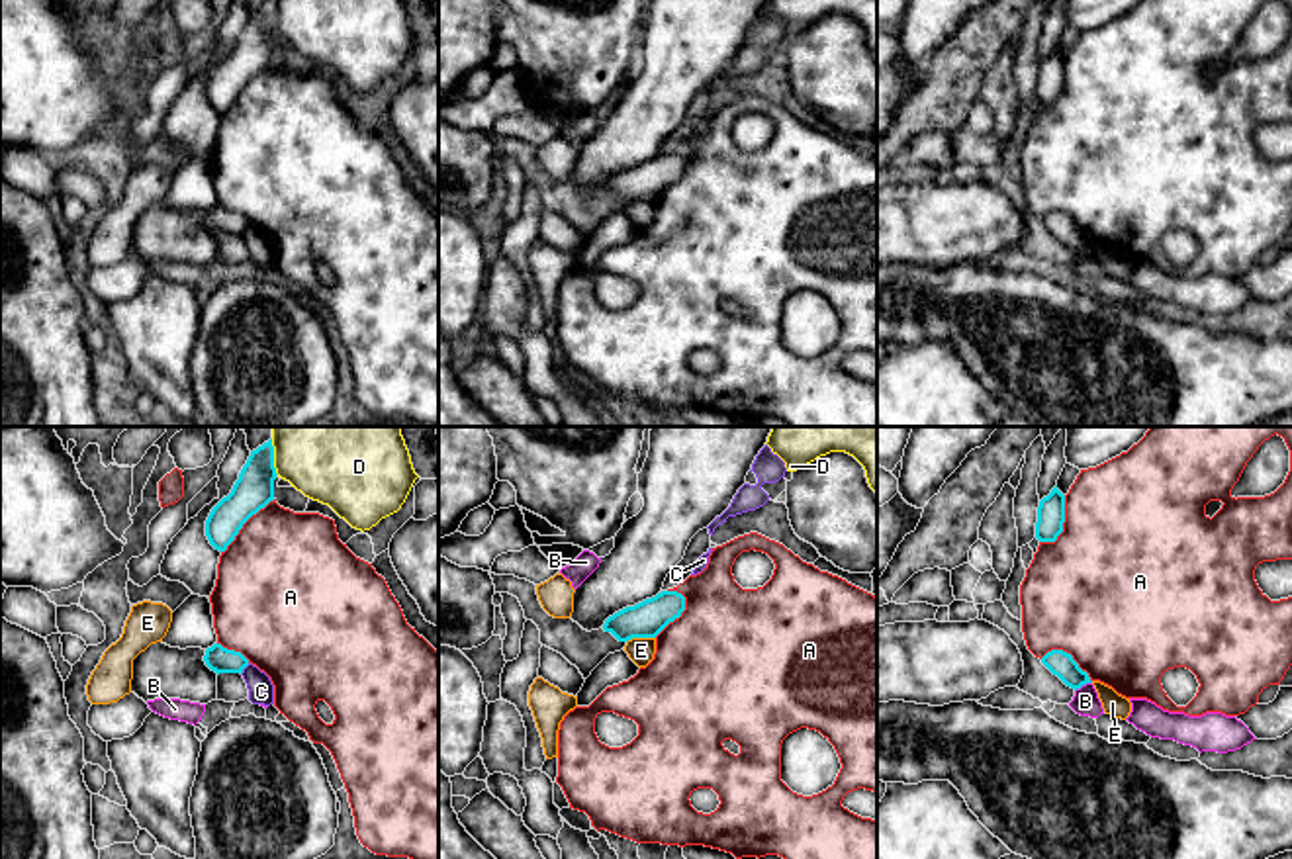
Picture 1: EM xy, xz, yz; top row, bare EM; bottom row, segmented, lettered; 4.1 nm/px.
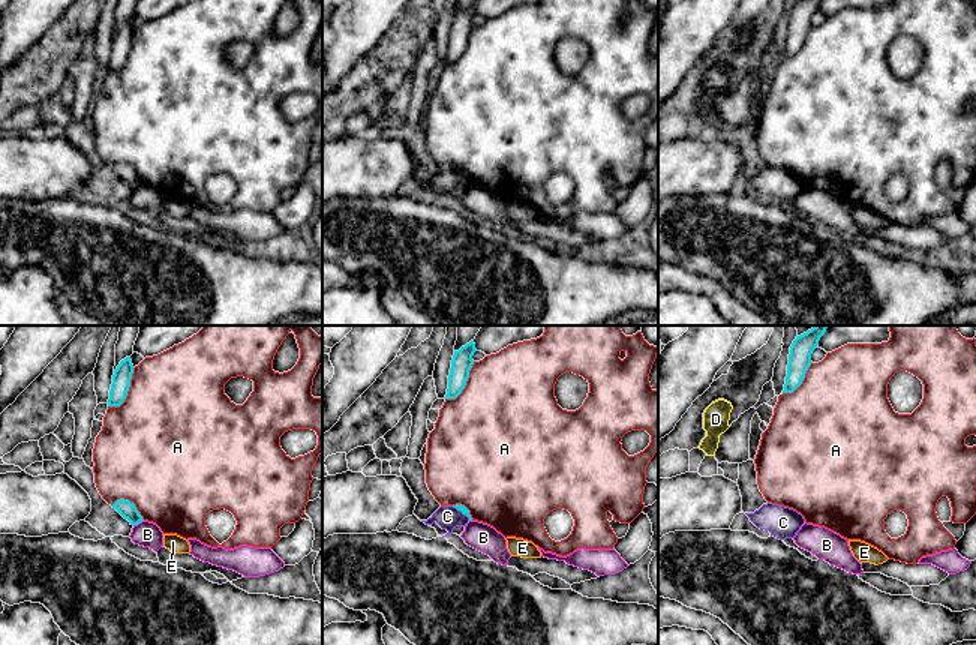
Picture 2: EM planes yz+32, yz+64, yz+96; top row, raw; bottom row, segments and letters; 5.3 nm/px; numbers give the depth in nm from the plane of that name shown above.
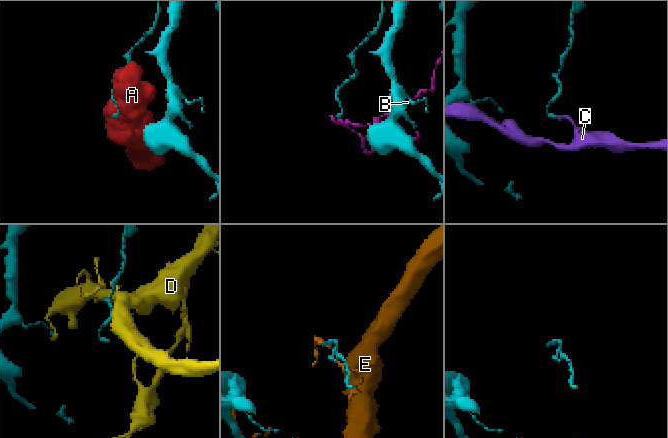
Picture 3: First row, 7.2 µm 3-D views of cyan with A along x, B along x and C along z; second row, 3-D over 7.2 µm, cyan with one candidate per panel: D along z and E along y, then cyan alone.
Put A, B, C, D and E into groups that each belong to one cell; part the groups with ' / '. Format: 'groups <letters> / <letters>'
groups A / B / C / D / E

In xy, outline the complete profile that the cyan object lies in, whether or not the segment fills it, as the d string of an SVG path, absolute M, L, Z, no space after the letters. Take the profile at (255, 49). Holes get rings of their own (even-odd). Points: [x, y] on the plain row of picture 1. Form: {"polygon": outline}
{"polygon": "M272 0L251 14L231 55L223 59L206 82L209 106L225 113L243 86L274 63L274 8Z"}

